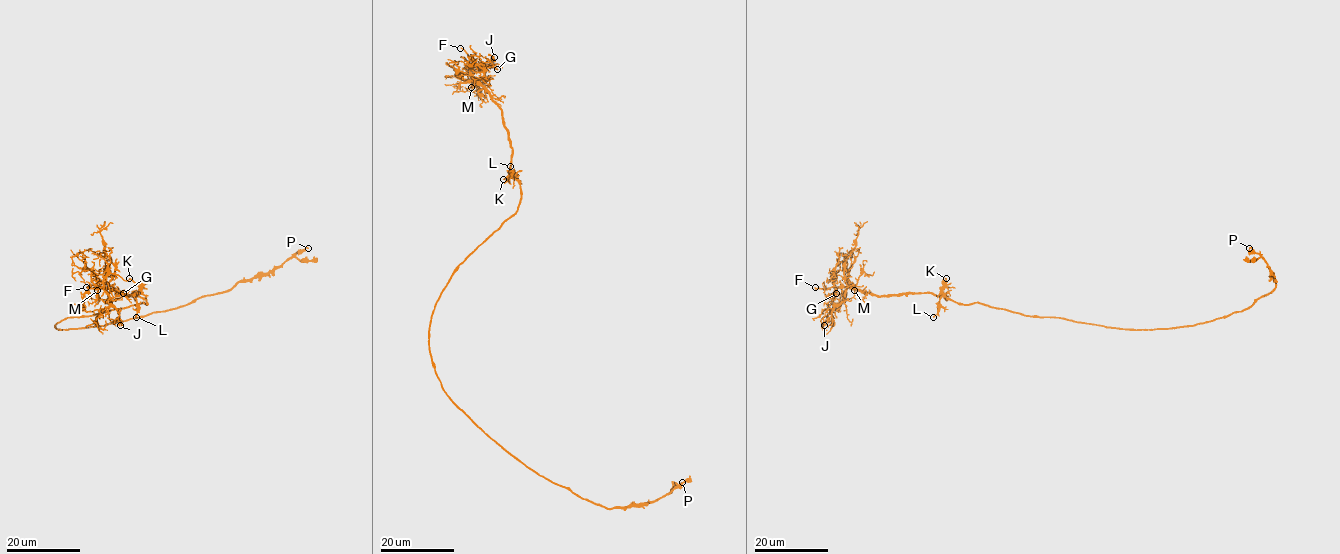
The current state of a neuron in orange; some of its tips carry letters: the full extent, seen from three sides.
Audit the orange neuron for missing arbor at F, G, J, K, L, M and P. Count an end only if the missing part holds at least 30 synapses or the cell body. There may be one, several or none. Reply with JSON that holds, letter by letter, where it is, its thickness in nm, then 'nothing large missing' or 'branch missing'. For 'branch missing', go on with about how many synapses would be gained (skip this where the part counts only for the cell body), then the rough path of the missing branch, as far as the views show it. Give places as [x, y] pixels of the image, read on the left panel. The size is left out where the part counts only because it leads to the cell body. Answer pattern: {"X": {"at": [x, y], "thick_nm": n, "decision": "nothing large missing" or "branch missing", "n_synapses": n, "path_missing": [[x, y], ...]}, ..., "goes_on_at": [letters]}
{"F": {"at": [86, 287], "thick_nm": 200, "decision": "branch missing", "path_missing": [[86, 287], [80, 284], [77, 271], [88, 237], [95, 190], [95, 152], [96, 162]]}, "G": {"at": [123, 293], "thick_nm": 150, "decision": "nothing large missing"}, "J": {"at": [120, 325], "thick_nm": 160, "decision": "nothing large missing"}, "K": {"at": [129, 278], "thick_nm": 140, "decision": "nothing large missing"}, "L": {"at": [136, 317], "thick_nm": 130, "decision": "nothing large missing"}, "M": {"at": [97, 290], "thick_nm": 110, "decision": "nothing large missing"}, "P": {"at": [308, 248], "thick_nm": 190, "decision": "nothing large missing"}, "goes_on_at": ["F"]}

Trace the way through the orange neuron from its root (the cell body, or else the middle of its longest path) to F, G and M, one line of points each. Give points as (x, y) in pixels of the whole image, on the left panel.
F: (56, 324), (70, 317), (146, 304), (138, 293), (123, 295), (99, 285), (102, 287), (86, 287)
G: (56, 324), (70, 317), (146, 304), (138, 293), (123, 295), (99, 285), (112, 300), (121, 299), (123, 293)
M: (56, 324), (70, 317), (146, 304), (138, 293), (128, 296), (106, 287), (108, 297), (100, 299), (97, 290)

